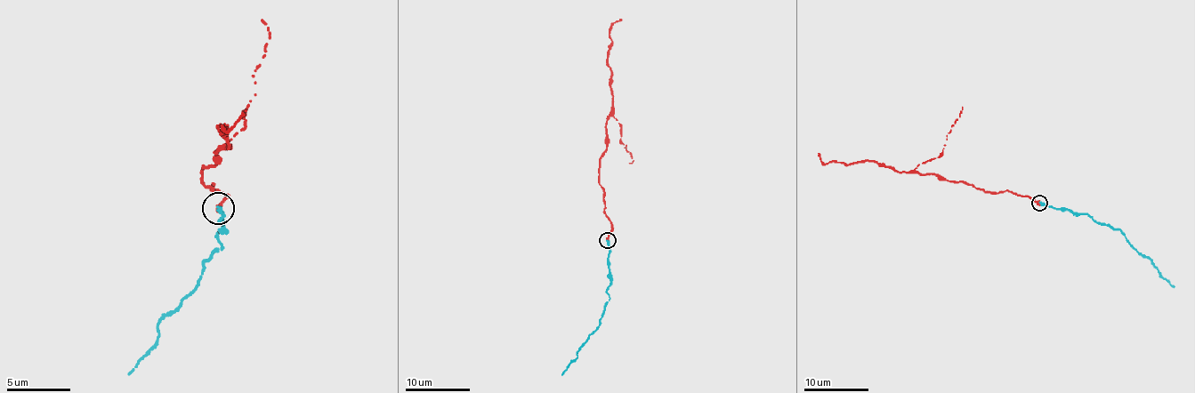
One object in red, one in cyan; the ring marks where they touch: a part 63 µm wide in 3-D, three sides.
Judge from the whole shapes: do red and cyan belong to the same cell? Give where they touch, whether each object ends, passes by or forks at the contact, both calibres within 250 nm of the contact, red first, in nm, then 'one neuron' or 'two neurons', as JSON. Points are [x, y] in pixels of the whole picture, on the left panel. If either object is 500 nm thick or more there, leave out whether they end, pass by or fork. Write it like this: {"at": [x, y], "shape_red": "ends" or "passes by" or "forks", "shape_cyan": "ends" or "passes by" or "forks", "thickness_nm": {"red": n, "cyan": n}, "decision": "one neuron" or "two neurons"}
{"at": [218, 208], "shape_red": "ends", "shape_cyan": "ends", "thickness_nm": {"red": 380, "cyan": 340}, "decision": "two neurons"}

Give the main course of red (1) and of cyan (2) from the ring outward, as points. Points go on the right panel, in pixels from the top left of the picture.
1: (1039, 203), (1005, 190), (991, 193), (940, 180), (934, 173), (897, 172), (872, 161), (825, 164), (819, 153)
2: (1039, 203), (1053, 208), (1067, 208), (1074, 212), (1085, 212), (1096, 222), (1119, 229), (1173, 287)

